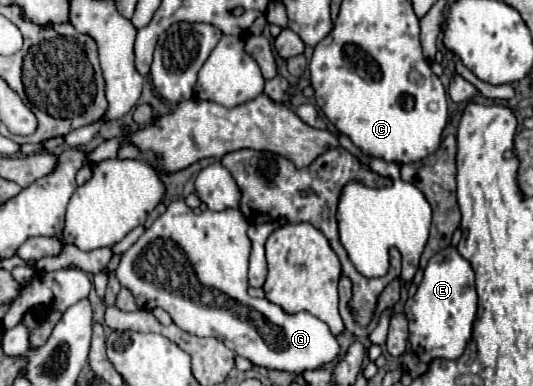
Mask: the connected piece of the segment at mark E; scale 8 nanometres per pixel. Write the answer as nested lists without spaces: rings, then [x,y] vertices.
[[[448,246],[434,254],[424,268],[424,278],[416,294],[408,298],[404,306],[404,314],[410,324],[408,342],[416,356],[426,364],[434,358],[460,358],[466,348],[468,336],[472,334],[476,302],[478,300],[474,288],[474,270],[468,260],[464,260],[454,246]]]

